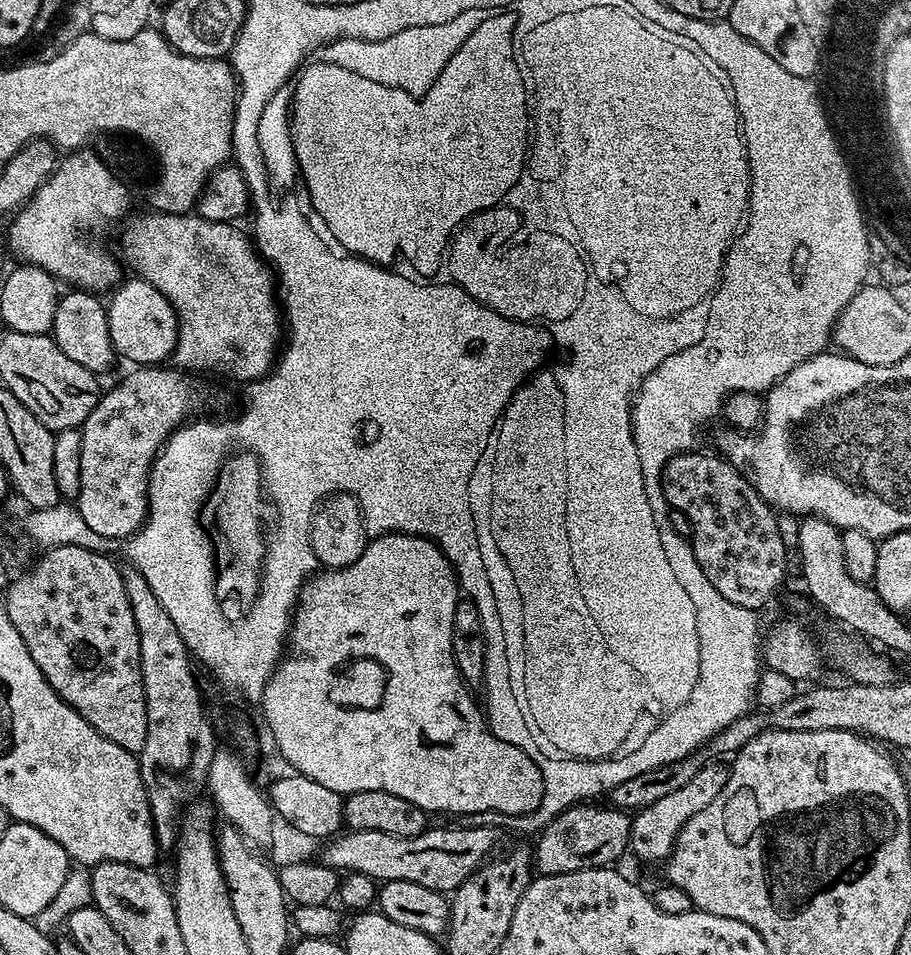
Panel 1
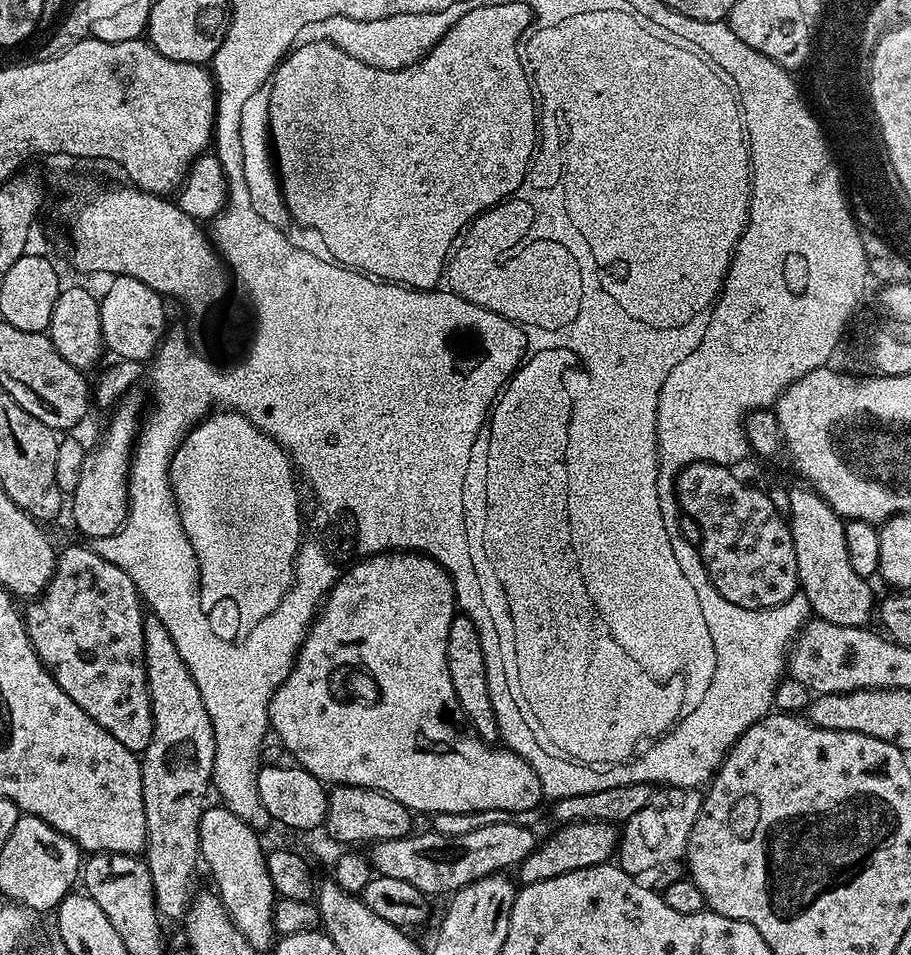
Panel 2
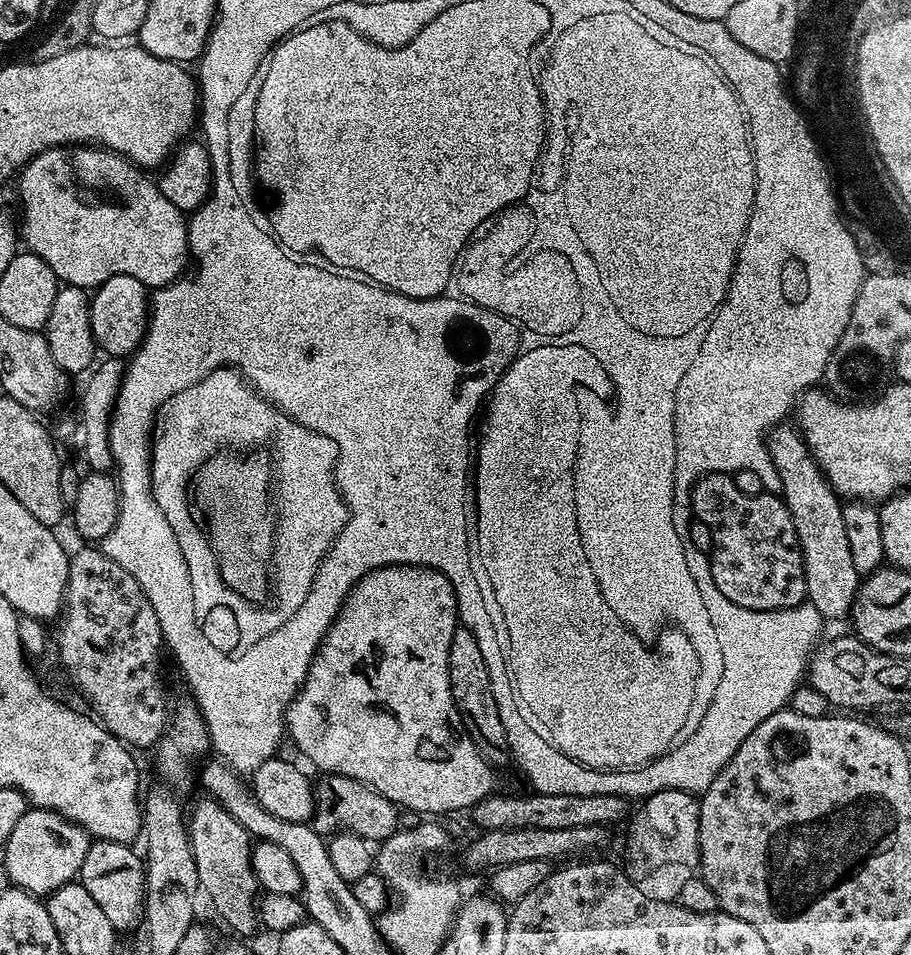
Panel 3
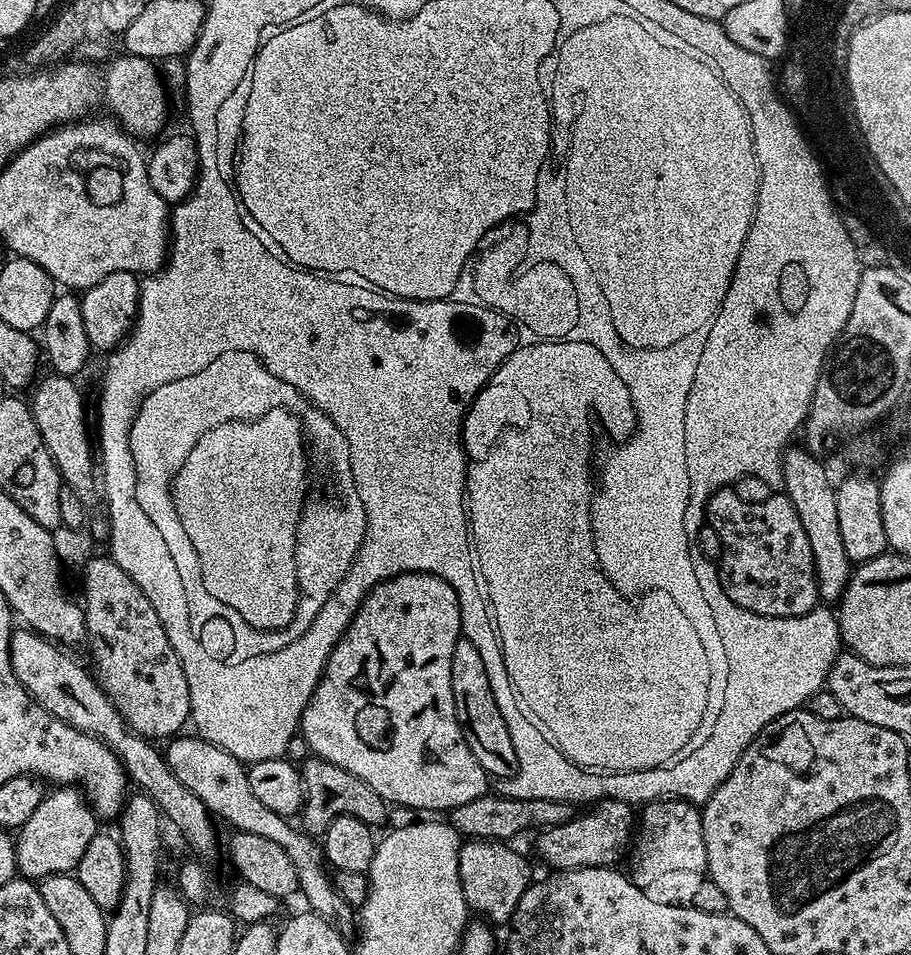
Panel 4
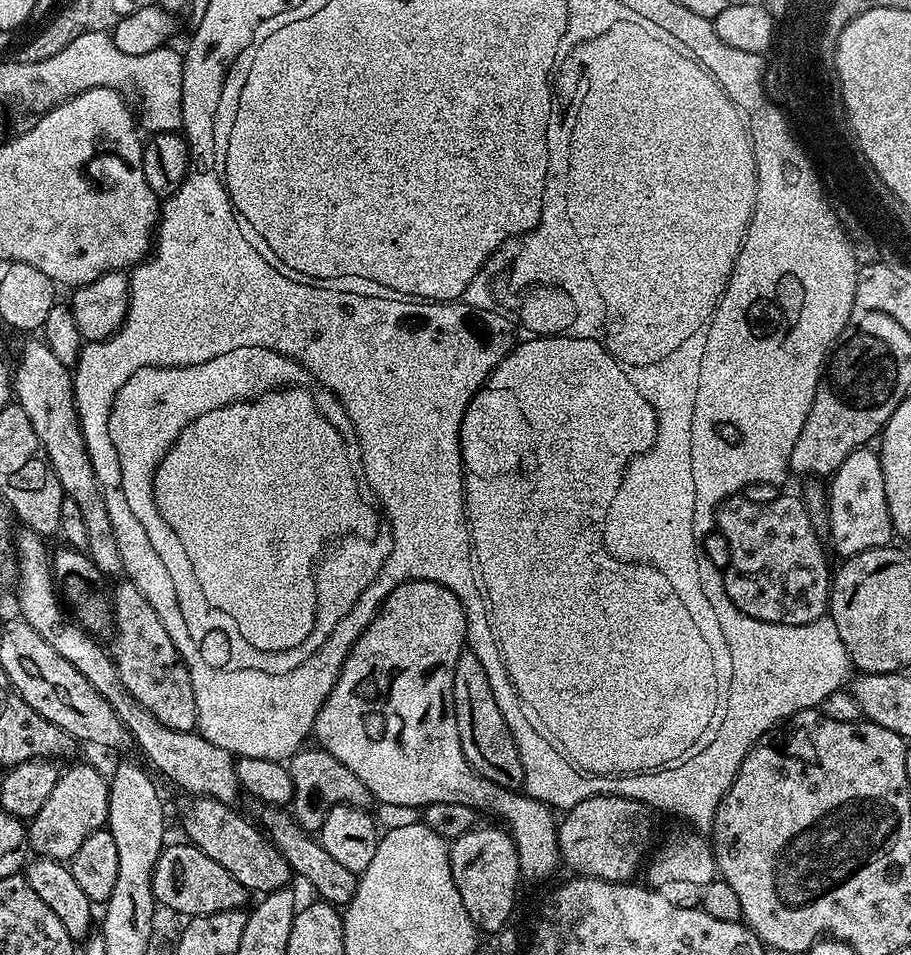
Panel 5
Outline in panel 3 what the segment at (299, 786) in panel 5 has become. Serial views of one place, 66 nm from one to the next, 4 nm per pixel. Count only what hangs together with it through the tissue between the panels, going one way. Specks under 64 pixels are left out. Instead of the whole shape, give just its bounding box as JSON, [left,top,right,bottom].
[310,775,401,842]

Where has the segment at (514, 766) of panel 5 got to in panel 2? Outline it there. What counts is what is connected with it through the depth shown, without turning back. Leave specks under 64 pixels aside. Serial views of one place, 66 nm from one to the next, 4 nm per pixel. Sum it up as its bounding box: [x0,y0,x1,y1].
[446,614,500,745]

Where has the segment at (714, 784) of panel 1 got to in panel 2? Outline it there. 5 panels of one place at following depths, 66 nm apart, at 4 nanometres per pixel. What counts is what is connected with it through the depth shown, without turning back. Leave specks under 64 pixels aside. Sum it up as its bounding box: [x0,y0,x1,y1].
[618,786,703,890]

